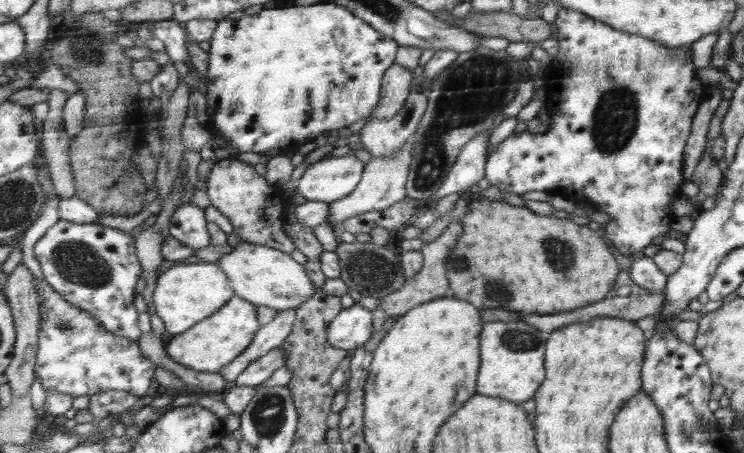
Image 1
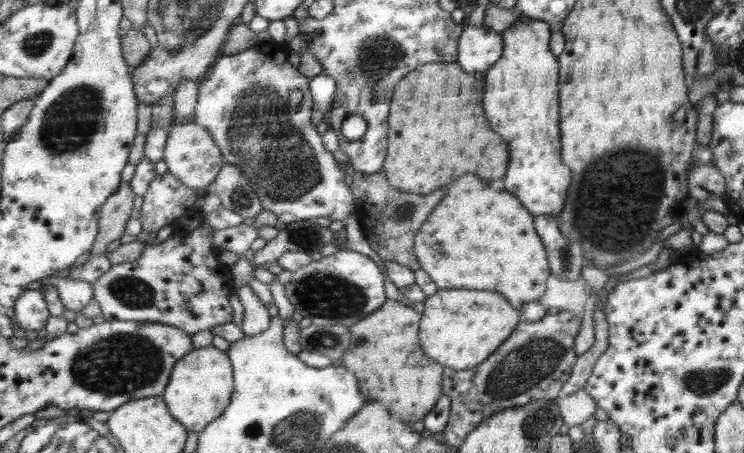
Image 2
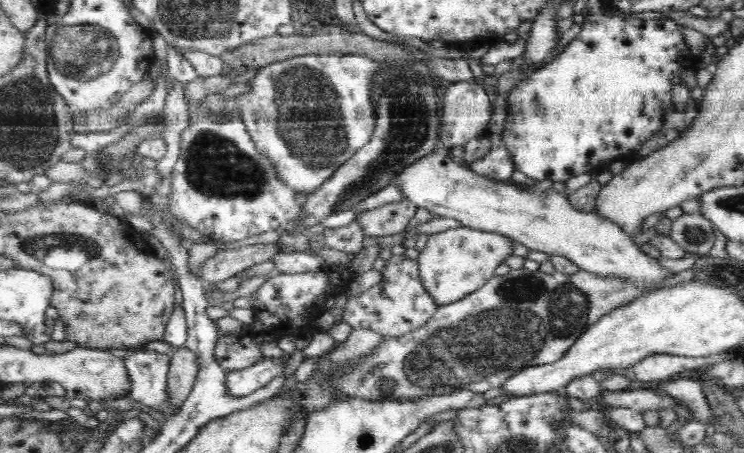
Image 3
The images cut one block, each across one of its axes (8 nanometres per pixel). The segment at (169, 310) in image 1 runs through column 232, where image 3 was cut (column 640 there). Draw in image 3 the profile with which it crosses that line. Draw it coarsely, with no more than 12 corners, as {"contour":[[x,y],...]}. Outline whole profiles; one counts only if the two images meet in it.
{"contour":[[494,275],[348,368],[334,399],[486,394],[654,286]]}

